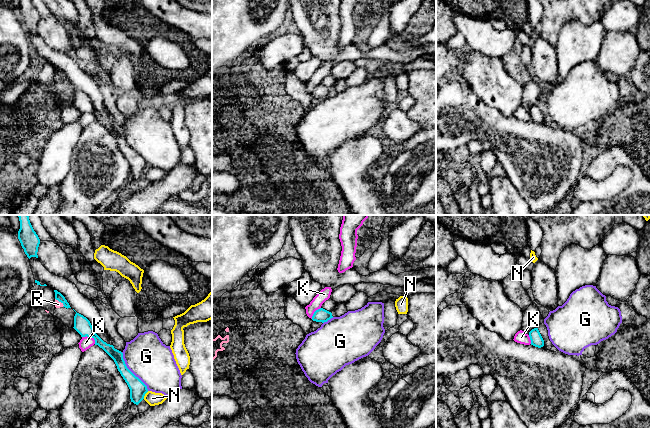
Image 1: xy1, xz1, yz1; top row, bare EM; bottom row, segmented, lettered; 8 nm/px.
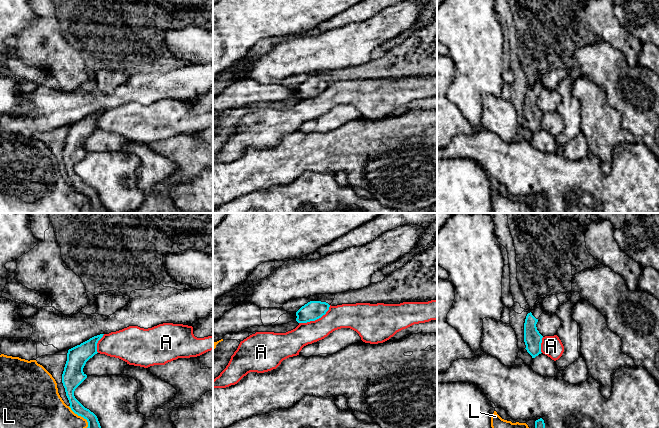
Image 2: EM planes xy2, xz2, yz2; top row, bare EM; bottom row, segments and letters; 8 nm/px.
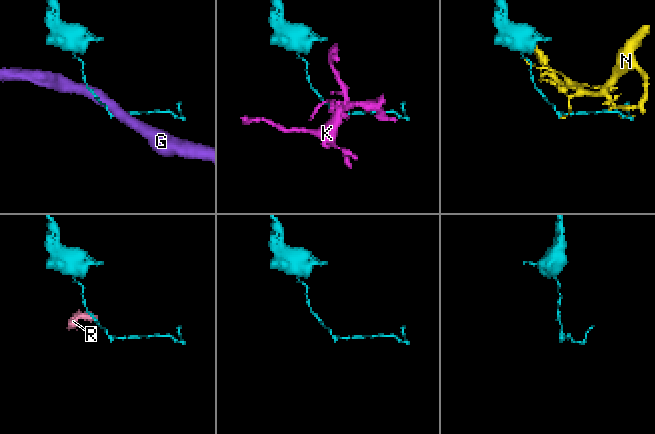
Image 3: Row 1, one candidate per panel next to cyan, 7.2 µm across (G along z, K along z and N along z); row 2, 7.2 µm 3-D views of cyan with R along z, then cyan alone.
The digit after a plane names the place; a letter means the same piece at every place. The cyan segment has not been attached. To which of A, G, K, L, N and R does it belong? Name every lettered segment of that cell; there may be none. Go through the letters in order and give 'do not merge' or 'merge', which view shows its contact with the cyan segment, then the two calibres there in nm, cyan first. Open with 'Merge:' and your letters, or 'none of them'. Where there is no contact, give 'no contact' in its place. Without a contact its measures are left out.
Merge: none of them
A: do not merge | xz2 | 160/190 nm
G: do not merge | xy1 | 140/340 nm
K: do not merge | xy1 | 140/100 nm
L: do not merge | xy2 | 90/260 nm
N: do not merge | xy1 | 140/110 nm
R: do not merge | xy1 | 60/50 nm

